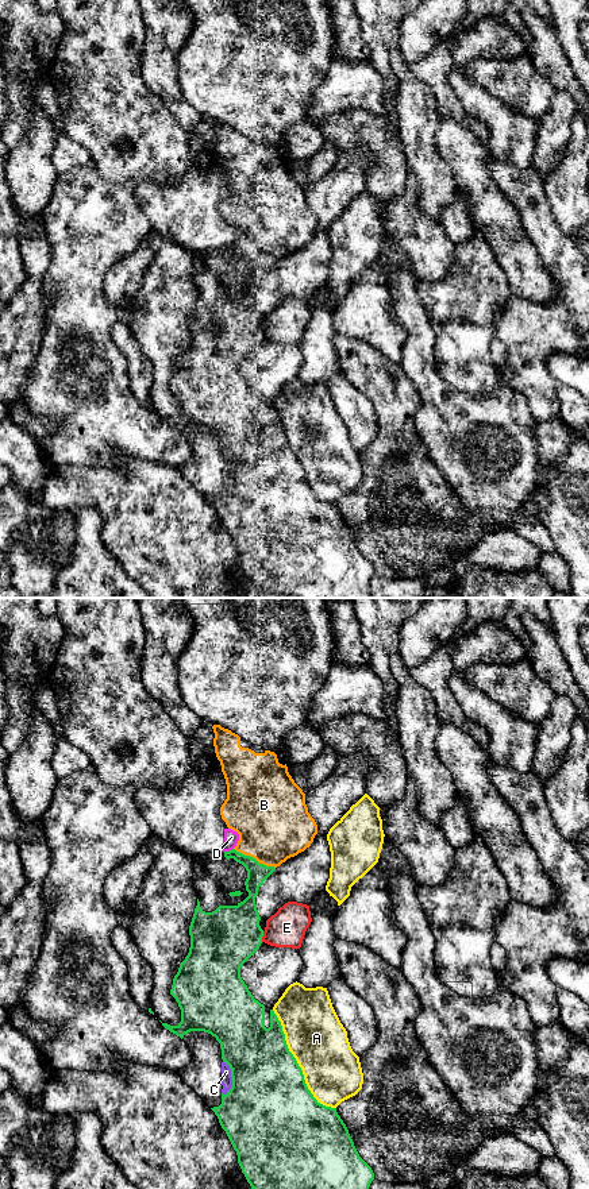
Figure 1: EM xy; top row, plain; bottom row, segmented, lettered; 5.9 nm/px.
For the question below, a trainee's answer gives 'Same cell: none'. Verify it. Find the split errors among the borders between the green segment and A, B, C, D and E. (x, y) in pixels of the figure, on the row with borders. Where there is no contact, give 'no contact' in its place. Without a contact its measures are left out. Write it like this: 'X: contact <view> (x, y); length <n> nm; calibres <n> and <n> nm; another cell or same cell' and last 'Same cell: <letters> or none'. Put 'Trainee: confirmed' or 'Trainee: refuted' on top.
Trainee: refuted
A: contact xy (297, 1064); length 700 nm; calibres 460 and 340 nm; another cell
B: contact xy (254, 859); length 280 nm; calibres 120 and 440 nm; same cell
C: contact xy (231, 1076); length 220 nm; calibres 460 and 60 nm; another cell
D: contact xy (230, 850); length 60 nm; calibres 120 and 90 nm; another cell
E: contact xy (262, 935); length 70 nm; calibres 380 and 220 nm; another cell
Same cell: B

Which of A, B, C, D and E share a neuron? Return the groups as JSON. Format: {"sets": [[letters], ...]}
{"sets": [["A"], ["B"], ["C"], ["D"], ["E"]]}

